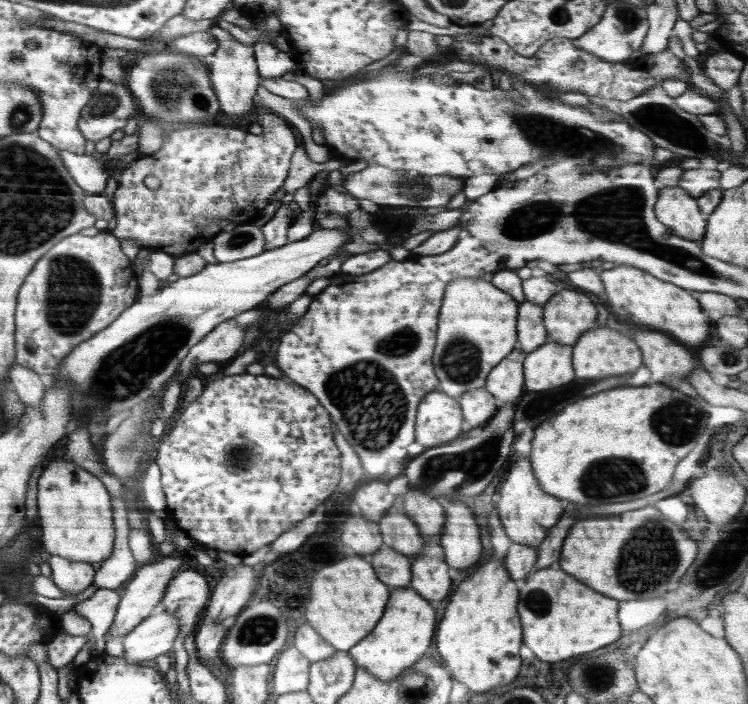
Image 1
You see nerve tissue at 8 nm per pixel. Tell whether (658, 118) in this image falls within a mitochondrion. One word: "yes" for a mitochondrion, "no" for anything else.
yes

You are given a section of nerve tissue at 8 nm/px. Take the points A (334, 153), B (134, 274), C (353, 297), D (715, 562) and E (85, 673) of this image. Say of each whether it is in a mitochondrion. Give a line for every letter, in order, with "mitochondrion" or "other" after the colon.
A: other
B: other
C: other
D: other
E: other

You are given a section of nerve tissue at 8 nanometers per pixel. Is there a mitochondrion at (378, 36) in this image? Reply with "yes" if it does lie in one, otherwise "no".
no

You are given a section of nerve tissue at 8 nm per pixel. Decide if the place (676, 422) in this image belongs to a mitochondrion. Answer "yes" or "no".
yes

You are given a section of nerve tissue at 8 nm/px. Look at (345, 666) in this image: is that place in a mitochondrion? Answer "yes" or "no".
no

